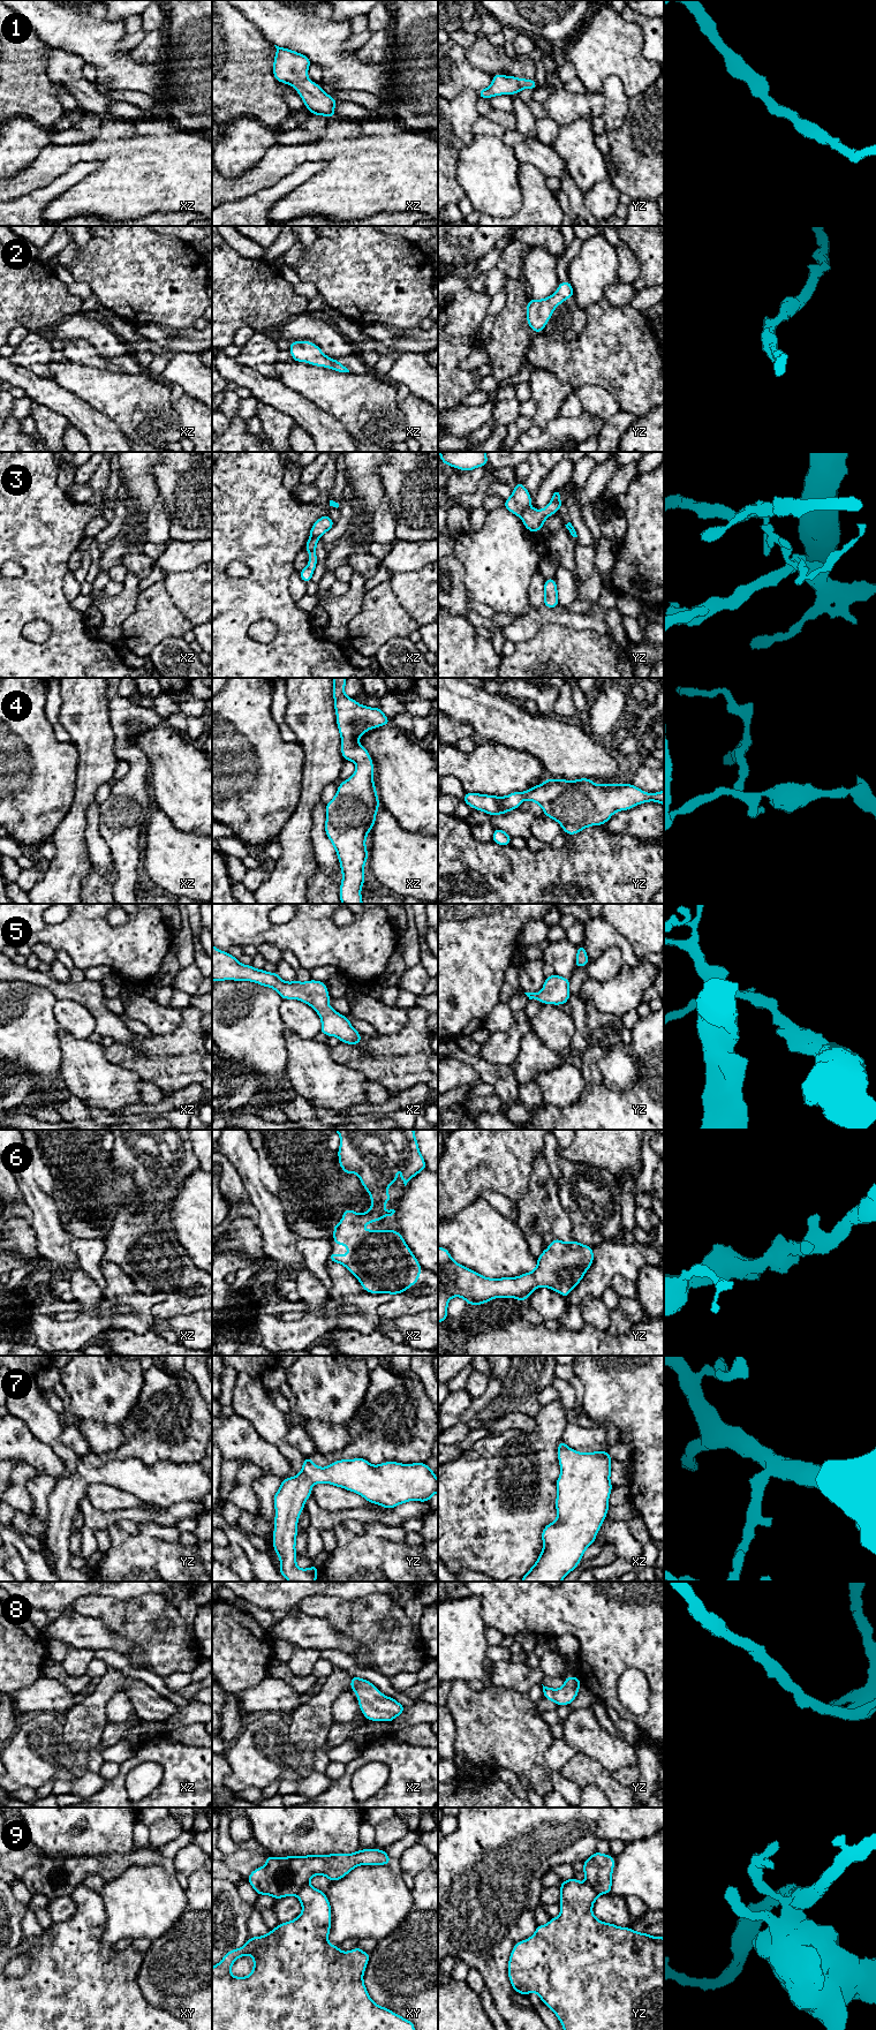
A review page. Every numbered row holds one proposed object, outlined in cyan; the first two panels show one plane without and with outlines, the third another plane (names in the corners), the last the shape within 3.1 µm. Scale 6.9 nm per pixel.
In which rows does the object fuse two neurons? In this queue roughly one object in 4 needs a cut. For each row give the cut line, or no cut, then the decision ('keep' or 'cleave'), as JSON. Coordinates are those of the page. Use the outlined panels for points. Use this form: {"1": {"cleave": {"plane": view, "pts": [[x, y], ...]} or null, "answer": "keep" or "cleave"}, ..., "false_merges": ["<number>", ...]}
{"1": {"cleave": null, "answer": "keep"}, "2": {"cleave": null, "answer": "keep"}, "3": {"cleave": {"plane": "yz", "pts": [[529, 506], [520, 515]]}, "answer": "cleave"}, "4": {"cleave": null, "answer": "keep"}, "5": {"cleave": null, "answer": "keep"}, "6": {"cleave": null, "answer": "keep"}, "7": {"cleave": null, "answer": "keep"}, "8": {"cleave": null, "answer": "keep"}, "9": {"cleave": null, "answer": "keep"}, "false_merges": ["3"]}

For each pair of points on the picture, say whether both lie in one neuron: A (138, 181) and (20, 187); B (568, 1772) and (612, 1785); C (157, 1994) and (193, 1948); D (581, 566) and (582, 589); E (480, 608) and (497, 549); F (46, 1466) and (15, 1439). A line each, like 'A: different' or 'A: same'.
A: same
B: same
C: same
D: same
E: different
F: same

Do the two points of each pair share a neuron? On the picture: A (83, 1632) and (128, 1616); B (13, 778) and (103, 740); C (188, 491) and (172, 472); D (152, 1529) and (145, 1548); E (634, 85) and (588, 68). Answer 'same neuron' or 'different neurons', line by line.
A: different neurons
B: different neurons
C: same neuron
D: different neurons
E: same neuron

